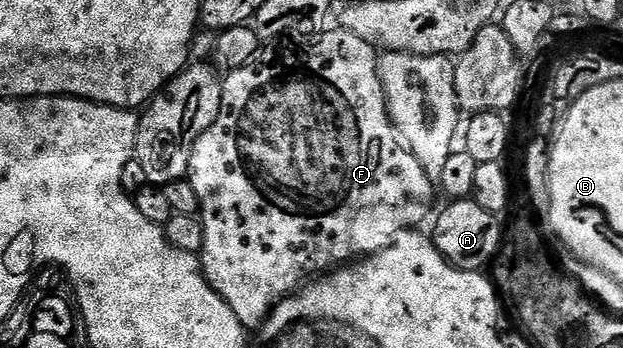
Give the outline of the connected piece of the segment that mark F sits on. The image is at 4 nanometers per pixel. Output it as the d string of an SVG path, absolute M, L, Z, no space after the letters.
M326 30L316 42L309 45L314 47L307 48L302 55L296 55L293 51L265 49L243 69L228 72L221 84L219 117L213 122L211 129L207 129L207 133L203 133L199 141L195 141L195 149L191 153L187 178L191 189L195 189L195 194L199 197L199 218L201 228L205 231L203 249L199 256L201 270L205 273L206 281L215 289L215 293L219 293L219 297L223 297L223 301L231 305L235 317L239 317L246 329L260 328L273 312L273 308L282 299L294 294L310 277L340 268L350 261L360 260L391 246L393 240L404 231L420 228L420 223L425 218L428 220L434 210L434 180L429 179L427 173L423 173L423 165L415 161L408 147L399 145L393 122L389 119L389 107L385 104L385 90L377 68L378 52L364 39L349 31L334 30Z

